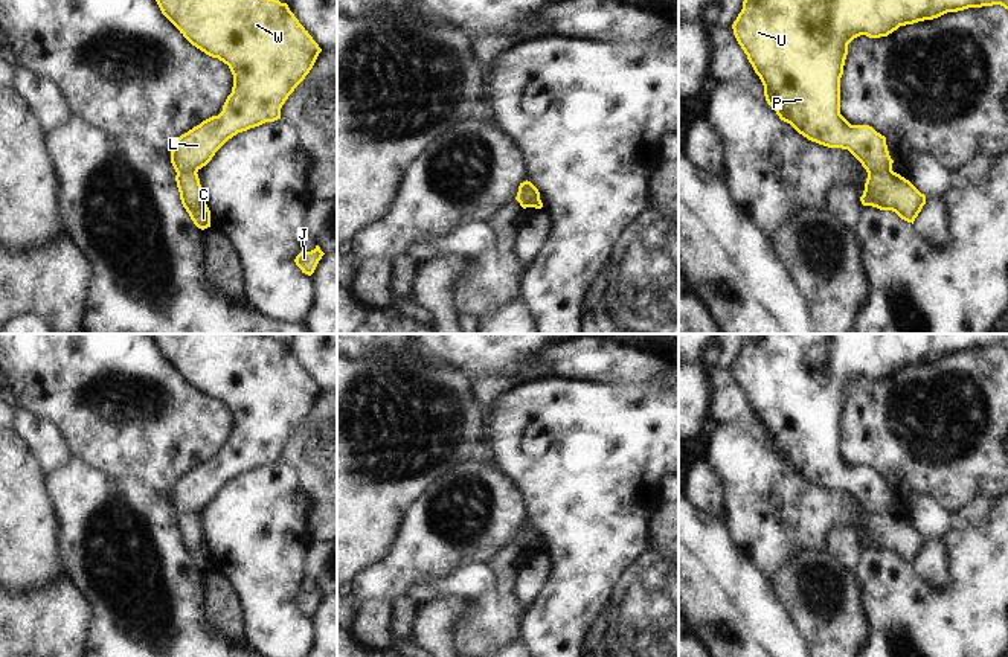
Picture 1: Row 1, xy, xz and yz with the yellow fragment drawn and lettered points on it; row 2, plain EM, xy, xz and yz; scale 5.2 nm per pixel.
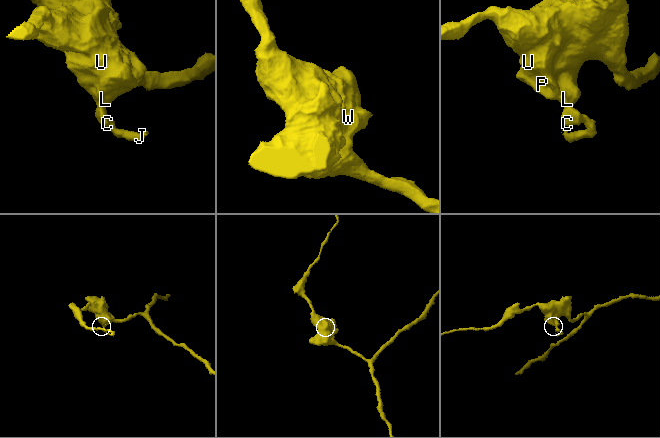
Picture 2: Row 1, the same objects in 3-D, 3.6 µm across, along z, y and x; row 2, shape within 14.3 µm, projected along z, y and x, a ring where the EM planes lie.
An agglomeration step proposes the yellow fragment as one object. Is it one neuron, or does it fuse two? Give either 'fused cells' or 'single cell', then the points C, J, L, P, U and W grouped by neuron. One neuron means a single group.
fused cells; groups C J / L P U W

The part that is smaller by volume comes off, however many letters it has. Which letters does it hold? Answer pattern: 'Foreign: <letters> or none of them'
Foreign: C, J

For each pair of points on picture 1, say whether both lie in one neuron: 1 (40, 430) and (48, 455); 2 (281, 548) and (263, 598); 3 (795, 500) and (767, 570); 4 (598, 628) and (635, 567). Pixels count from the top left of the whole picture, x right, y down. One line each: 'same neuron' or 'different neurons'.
1: same neuron
2: same neuron
3: same neuron
4: different neurons

